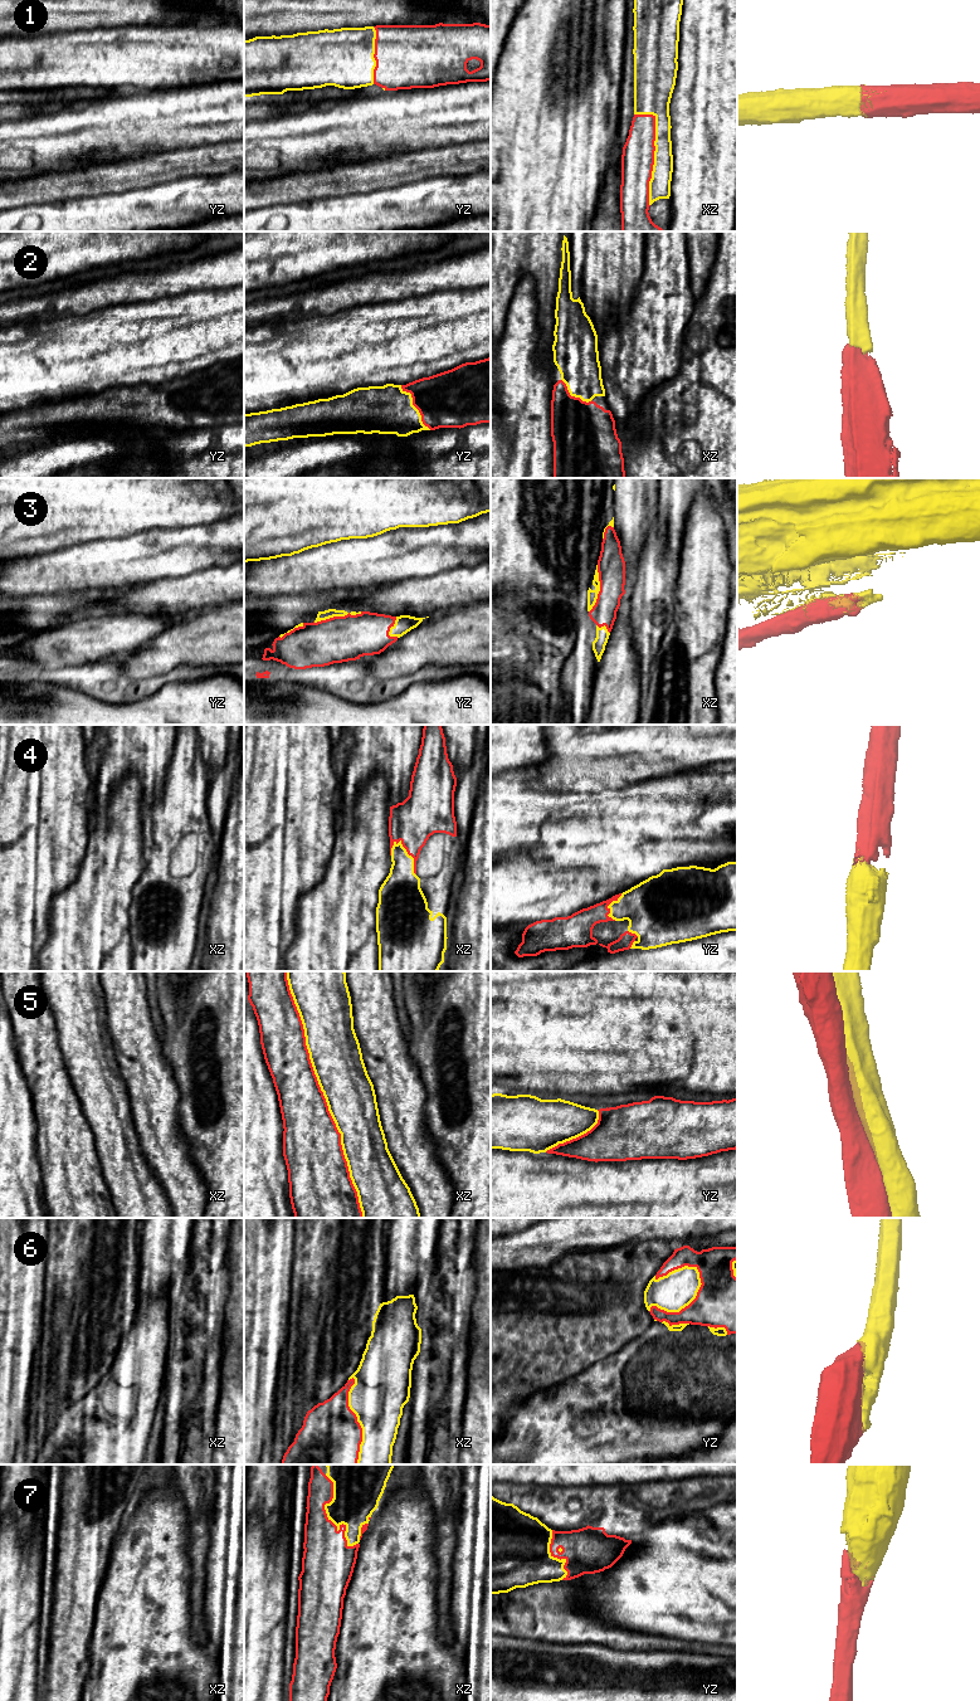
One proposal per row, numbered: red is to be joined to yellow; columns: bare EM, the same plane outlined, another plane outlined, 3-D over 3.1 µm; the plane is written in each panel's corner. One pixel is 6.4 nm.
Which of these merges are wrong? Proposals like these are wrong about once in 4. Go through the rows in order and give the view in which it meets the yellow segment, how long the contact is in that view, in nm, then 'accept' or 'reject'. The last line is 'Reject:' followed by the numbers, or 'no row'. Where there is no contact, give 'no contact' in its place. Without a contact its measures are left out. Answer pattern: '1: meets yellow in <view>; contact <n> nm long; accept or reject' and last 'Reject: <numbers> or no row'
1: meets yellow in xz; contact 600 nm long; accept
2: meets yellow in yz; contact 340 nm long; accept
3: meets yellow in yz; contact 320 nm long; reject
4: meets yellow in xz; contact 260 nm long; accept
5: meets yellow in xz; contact 1650 nm long; reject
6: meets yellow in yz; contact 420 nm long; accept
7: meets yellow in xz; contact 500 nm long; accept
Reject: 3, 5

